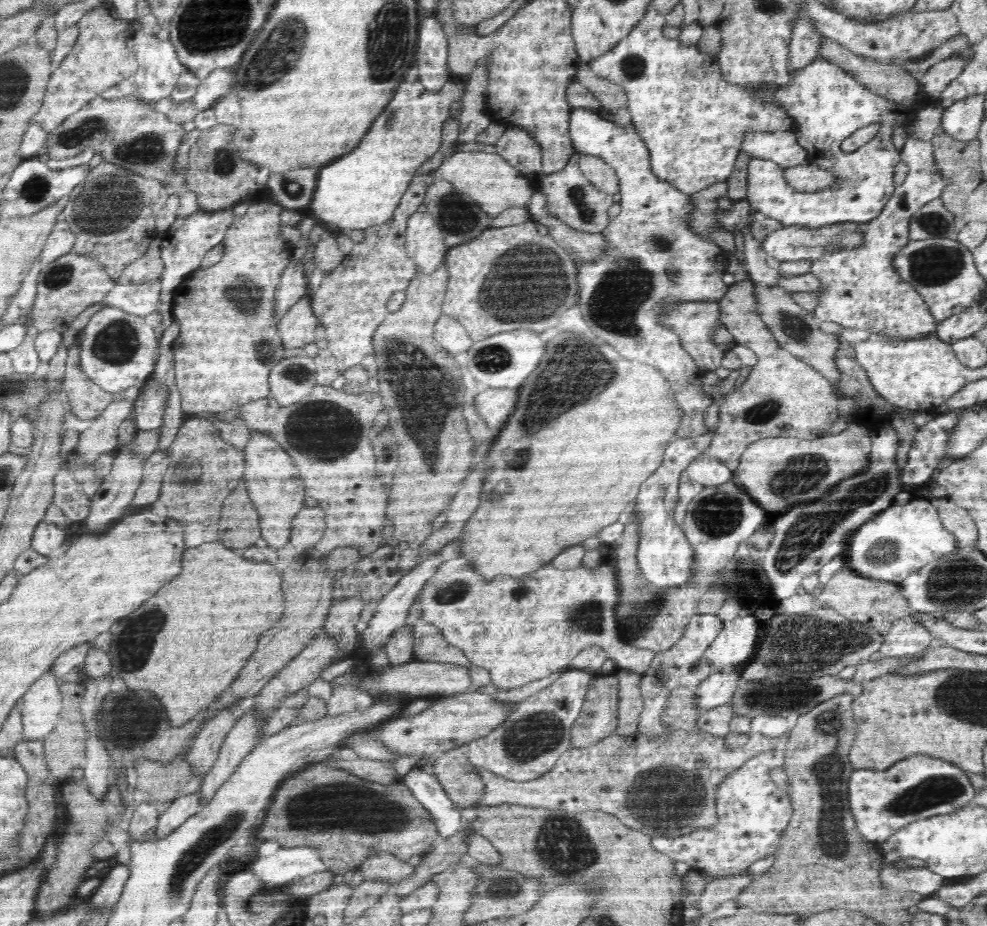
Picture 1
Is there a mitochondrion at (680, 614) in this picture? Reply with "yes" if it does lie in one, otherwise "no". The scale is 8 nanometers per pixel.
no

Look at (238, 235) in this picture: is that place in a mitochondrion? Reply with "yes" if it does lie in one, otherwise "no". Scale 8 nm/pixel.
no

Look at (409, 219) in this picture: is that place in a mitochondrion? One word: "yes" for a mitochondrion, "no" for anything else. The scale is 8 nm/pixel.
no

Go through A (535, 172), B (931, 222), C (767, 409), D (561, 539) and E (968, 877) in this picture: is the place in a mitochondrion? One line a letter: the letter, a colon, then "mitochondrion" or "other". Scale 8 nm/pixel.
A: other
B: mitochondrion
C: mitochondrion
D: other
E: other

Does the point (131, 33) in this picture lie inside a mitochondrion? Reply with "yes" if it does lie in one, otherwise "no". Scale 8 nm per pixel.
no

